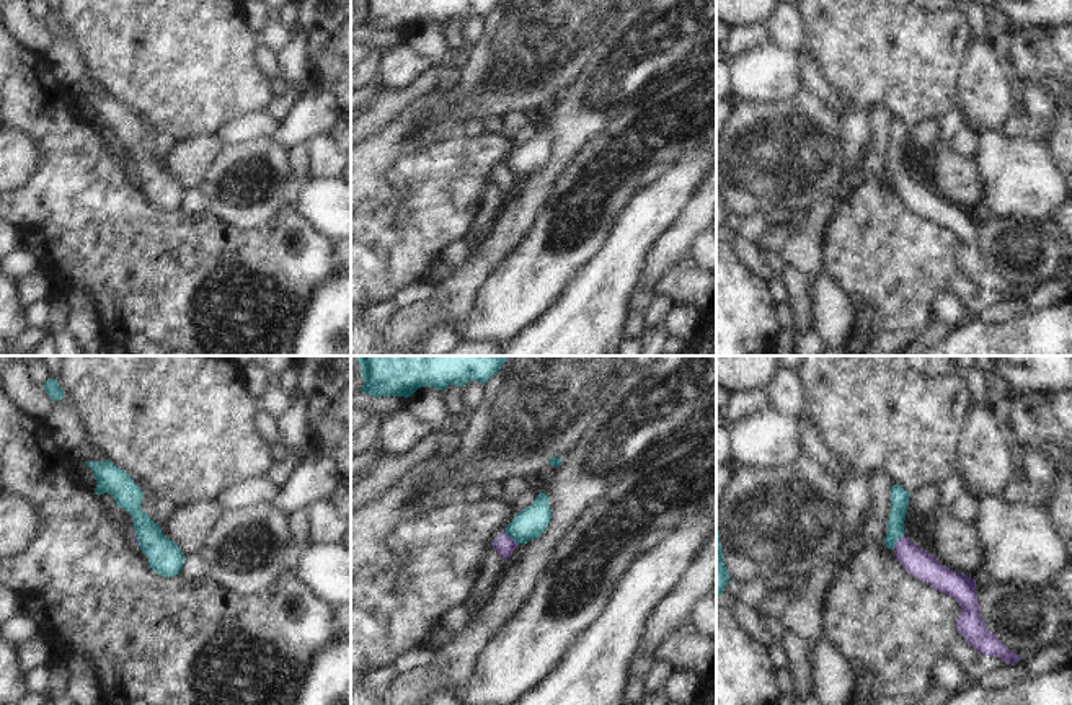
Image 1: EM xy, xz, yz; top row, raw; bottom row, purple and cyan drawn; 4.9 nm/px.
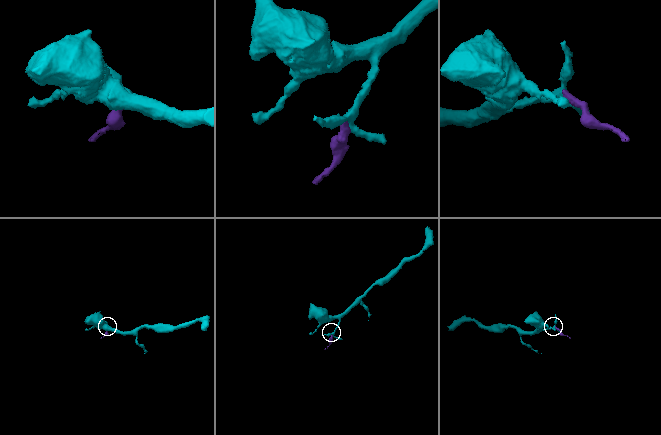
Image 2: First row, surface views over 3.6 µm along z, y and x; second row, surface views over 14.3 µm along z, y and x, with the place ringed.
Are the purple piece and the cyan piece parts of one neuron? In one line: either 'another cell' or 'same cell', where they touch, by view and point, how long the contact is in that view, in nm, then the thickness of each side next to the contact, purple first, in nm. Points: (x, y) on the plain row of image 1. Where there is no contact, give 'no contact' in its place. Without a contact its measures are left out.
another cell; meets purple in yz at (898, 175); contact 100 nm long; 140 nm thick on the purple side, 100 nm on the other

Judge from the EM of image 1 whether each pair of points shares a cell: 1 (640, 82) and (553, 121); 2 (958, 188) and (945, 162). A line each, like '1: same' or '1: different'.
1: same
2: same

